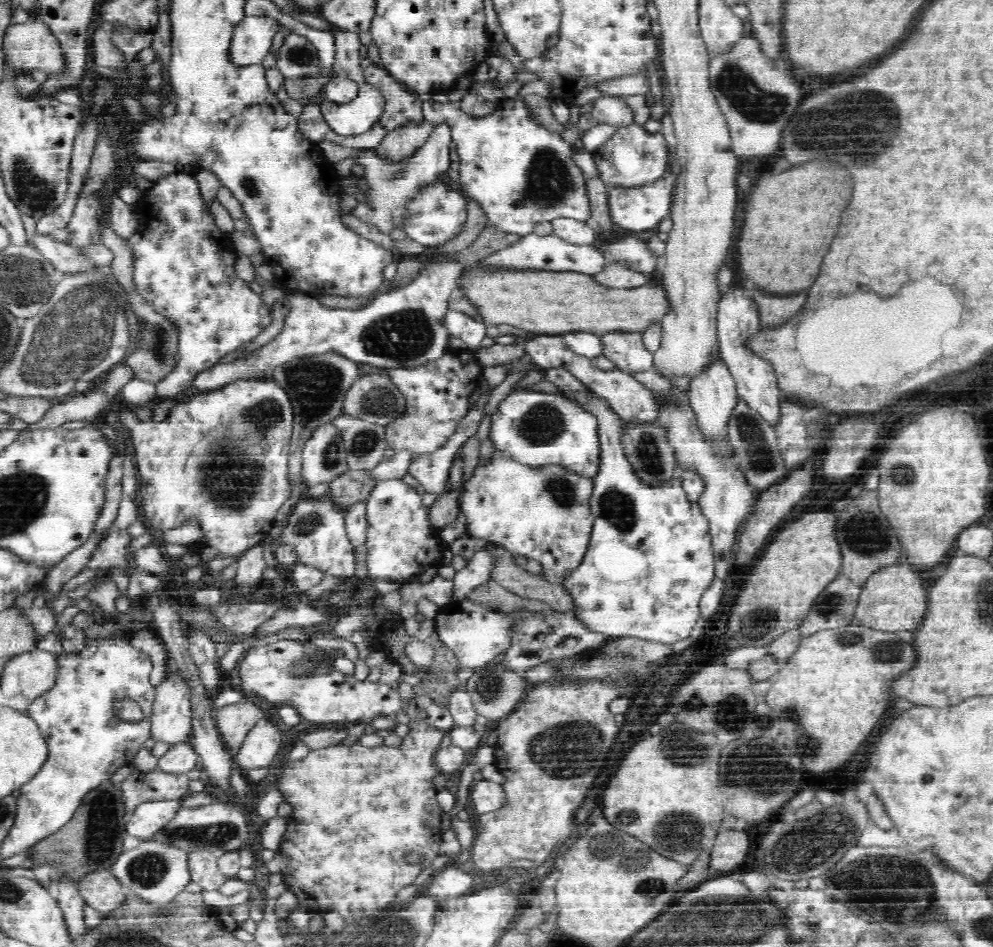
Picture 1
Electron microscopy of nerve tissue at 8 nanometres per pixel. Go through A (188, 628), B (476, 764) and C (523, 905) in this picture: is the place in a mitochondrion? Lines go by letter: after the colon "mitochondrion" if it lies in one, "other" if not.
A: other
B: other
C: other

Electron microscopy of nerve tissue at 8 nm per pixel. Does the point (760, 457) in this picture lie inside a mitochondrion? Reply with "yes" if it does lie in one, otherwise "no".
yes

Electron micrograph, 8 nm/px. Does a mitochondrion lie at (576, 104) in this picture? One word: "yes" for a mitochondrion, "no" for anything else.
no

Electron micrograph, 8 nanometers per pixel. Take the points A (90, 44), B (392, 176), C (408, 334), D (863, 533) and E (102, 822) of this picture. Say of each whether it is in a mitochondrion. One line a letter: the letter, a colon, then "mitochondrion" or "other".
A: other
B: mitochondrion
C: mitochondrion
D: mitochondrion
E: mitochondrion

